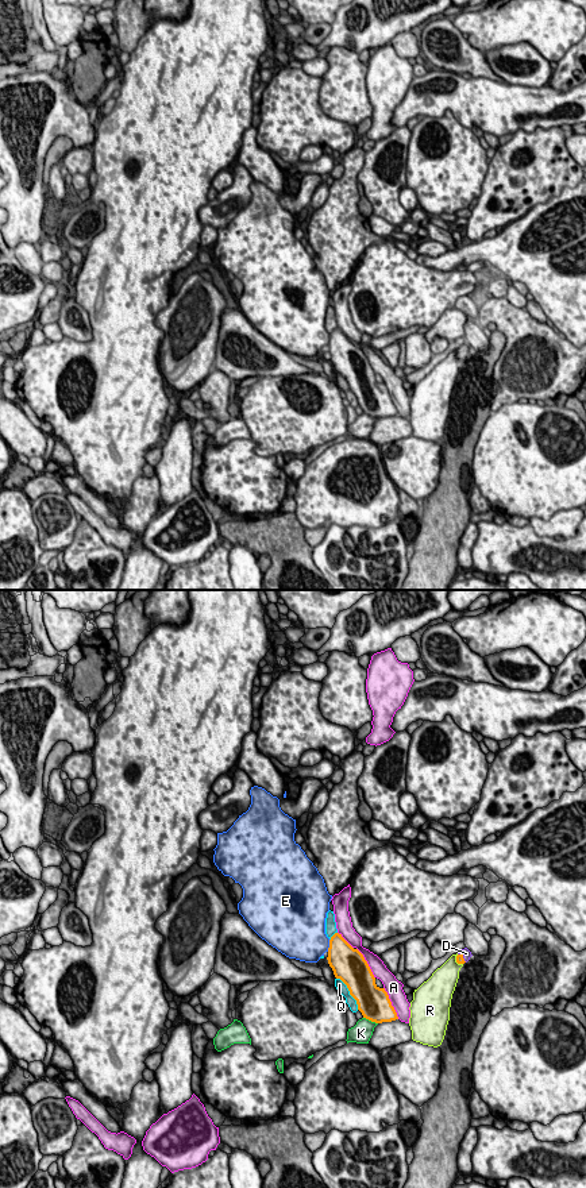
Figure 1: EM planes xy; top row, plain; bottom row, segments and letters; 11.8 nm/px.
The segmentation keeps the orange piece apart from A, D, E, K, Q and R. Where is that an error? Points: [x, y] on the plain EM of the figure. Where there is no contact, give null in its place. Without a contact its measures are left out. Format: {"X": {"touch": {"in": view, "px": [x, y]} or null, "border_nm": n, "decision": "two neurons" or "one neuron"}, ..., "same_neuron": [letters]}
{"A": {"touch": {"in": "xy", "px": [390, 398]}, "border_nm": 420, "decision": "two neurons"}, "D": {"touch": {"in": "xy", "px": [462, 353]}, "border_nm": 150, "decision": "one neuron"}, "E": {"touch": {"in": "xy", "px": [330, 340]}, "border_nm": 150, "decision": "two neurons"}, "K": {"touch": {"in": "xy", "px": [370, 415]}, "border_nm": 190, "decision": "two neurons"}, "Q": {"touch": {"in": "xy", "px": [350, 388]}, "border_nm": 460, "decision": "two neurons"}, "R": {"touch": {"in": "xy", "px": [457, 357]}, "border_nm": 140, "decision": "two neurons"}, "same_neuron": ["D"]}

